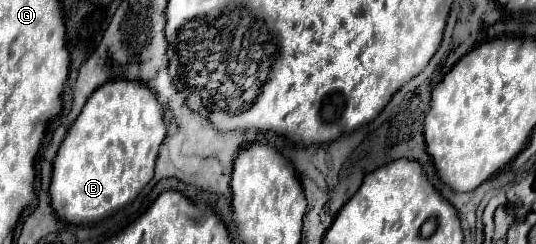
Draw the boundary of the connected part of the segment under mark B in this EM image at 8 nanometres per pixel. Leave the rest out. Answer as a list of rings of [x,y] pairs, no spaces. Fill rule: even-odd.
[[[109,81],[101,85],[85,103],[83,111],[67,131],[55,161],[53,161],[53,177],[51,177],[51,207],[57,217],[69,223],[91,223],[91,219],[101,221],[113,211],[131,203],[143,187],[153,179],[155,159],[159,153],[159,145],[165,139],[163,125],[163,107],[157,101],[155,93],[139,81]]]

